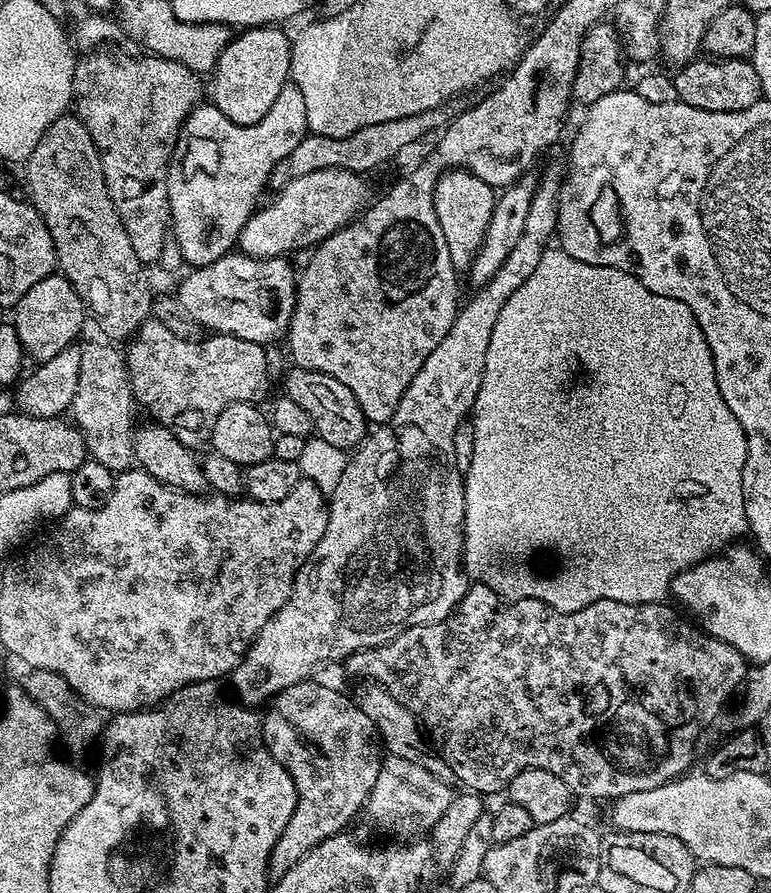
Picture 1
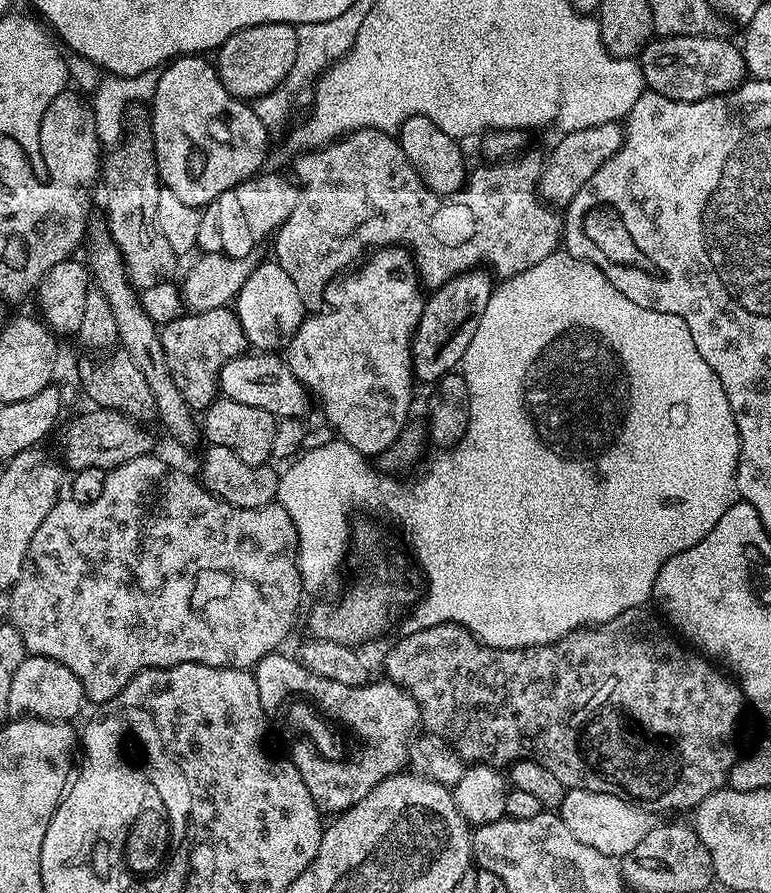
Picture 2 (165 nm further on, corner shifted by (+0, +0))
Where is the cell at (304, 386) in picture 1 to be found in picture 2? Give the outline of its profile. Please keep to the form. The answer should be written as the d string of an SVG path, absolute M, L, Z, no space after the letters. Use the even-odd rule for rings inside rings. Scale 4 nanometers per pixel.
M257 351L256 356L245 354L226 362L220 371L219 395L225 400L242 402L245 406L258 406L258 410L270 410L280 420L304 418L308 412L310 393L293 374L279 355Z

